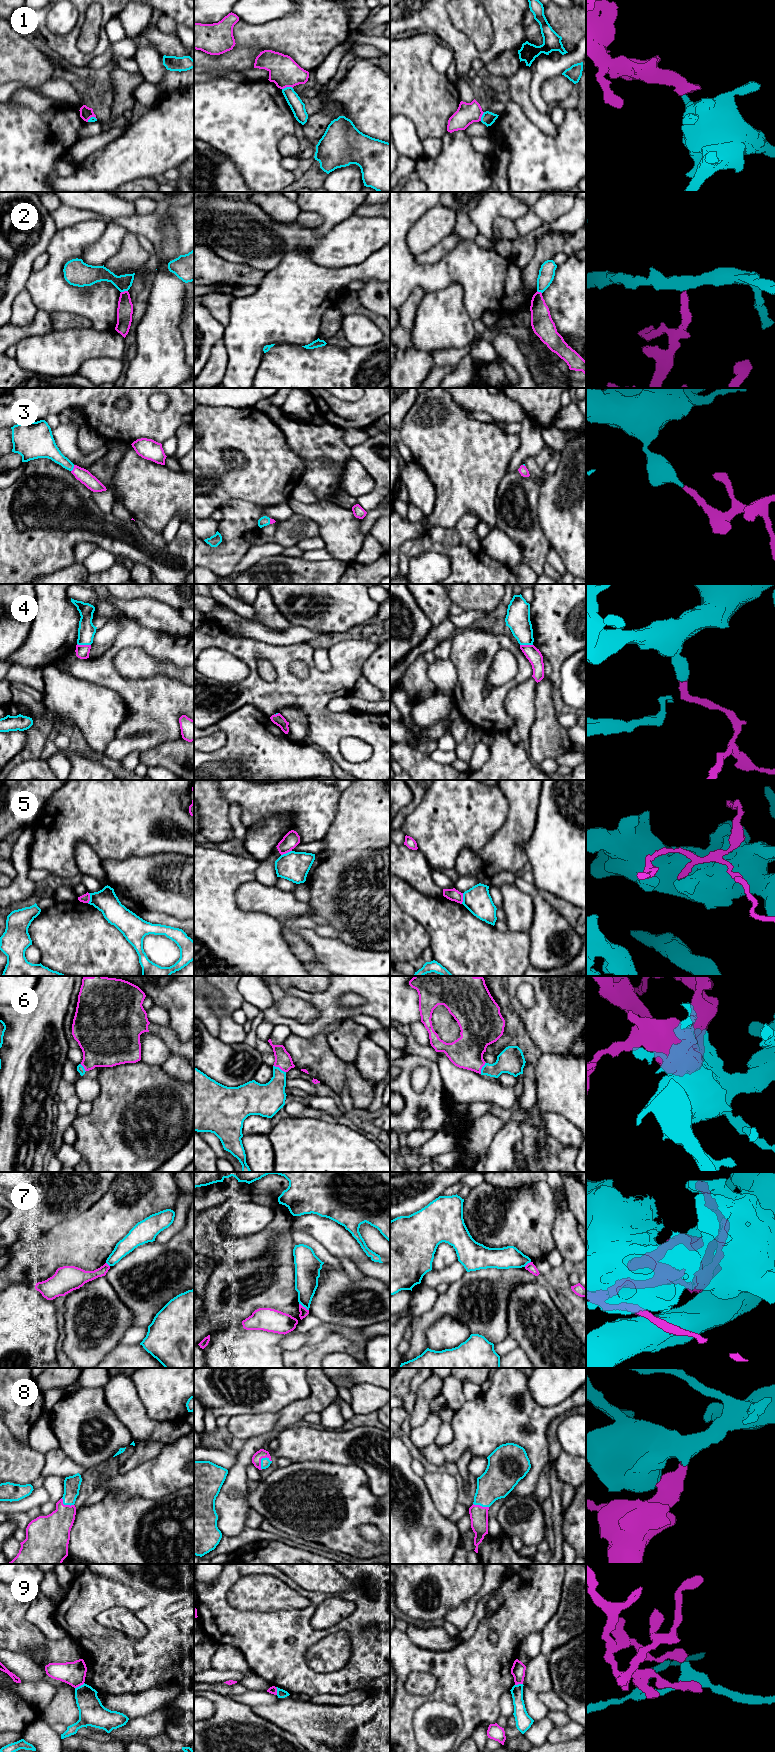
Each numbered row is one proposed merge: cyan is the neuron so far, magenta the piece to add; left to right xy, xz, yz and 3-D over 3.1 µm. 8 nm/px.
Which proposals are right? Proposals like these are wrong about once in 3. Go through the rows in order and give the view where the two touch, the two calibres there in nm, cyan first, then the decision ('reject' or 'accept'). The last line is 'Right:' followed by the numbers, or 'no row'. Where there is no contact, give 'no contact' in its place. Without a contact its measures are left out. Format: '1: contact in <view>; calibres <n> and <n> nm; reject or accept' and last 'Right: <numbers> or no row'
1: contact in xz; calibres 110 and 240 nm; reject
2: contact in xy; calibres 130 and 130 nm; reject
3: contact in xy; calibres 140 and 110 nm; accept
4: contact in xy; calibres 140 and 110 nm; accept
5: contact in xz; calibres 240 and 120 nm; reject
6: contact in xz; calibres 240 and 140 nm; accept
7: contact in xz; calibres 190 and 70 nm; reject
8: contact in xz; calibres 80 and 80 nm; accept
9: contact in xy; calibres 220 and 190 nm; reject
Right: 3, 4, 6, 8

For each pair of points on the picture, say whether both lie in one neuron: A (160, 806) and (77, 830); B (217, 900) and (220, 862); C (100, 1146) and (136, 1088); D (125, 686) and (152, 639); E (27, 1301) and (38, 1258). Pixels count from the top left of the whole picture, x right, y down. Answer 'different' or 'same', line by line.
A: same
B: same
C: same
D: same
E: different

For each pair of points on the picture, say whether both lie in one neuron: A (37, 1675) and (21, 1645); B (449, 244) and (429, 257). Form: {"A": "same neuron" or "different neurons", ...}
{"A": "different neurons", "B": "same neuron"}

